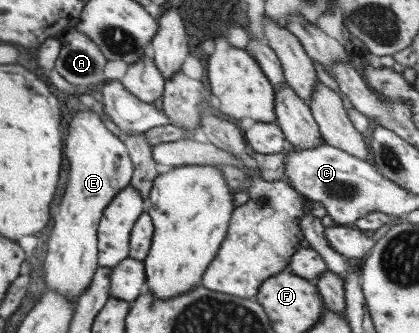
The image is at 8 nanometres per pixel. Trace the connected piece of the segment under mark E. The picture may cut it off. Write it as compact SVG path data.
M80 111L74 113L72 121L68 121L66 127L68 134L64 139L64 155L68 155L68 183L58 203L58 214L52 217L52 229L46 243L46 256L44 257L44 283L46 289L58 291L64 295L70 303L74 304L80 293L88 287L97 266L97 225L102 217L102 211L110 200L121 189L130 183L134 167L128 157L125 145L113 135L100 120L94 111Z

